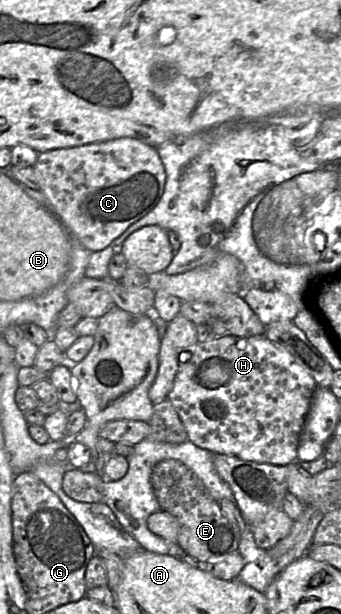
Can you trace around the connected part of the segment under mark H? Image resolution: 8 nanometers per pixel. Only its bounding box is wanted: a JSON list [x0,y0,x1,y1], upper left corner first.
[168,336,317,465]

